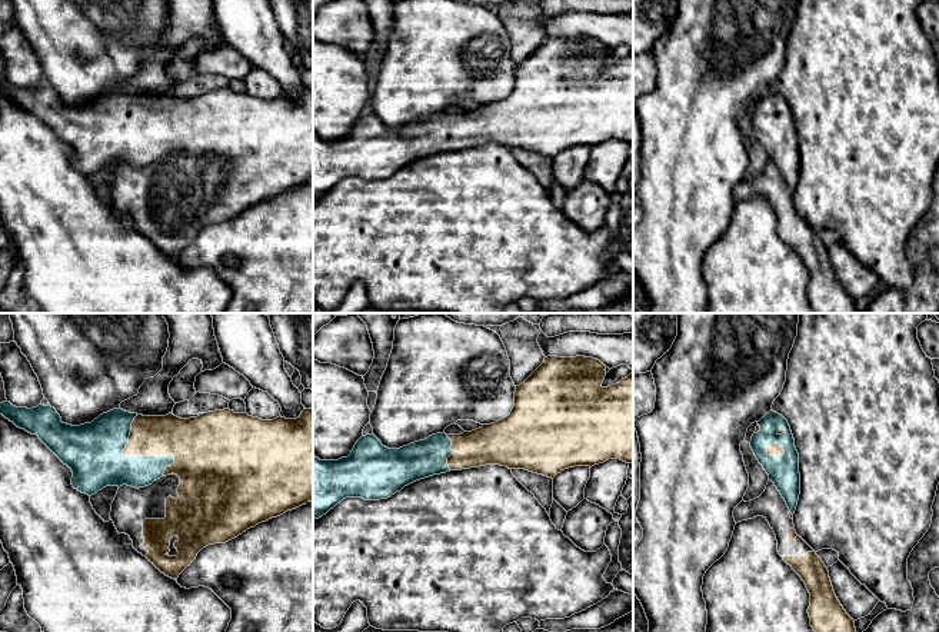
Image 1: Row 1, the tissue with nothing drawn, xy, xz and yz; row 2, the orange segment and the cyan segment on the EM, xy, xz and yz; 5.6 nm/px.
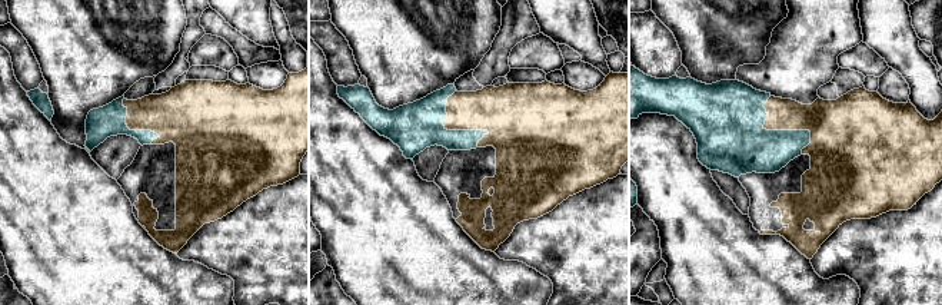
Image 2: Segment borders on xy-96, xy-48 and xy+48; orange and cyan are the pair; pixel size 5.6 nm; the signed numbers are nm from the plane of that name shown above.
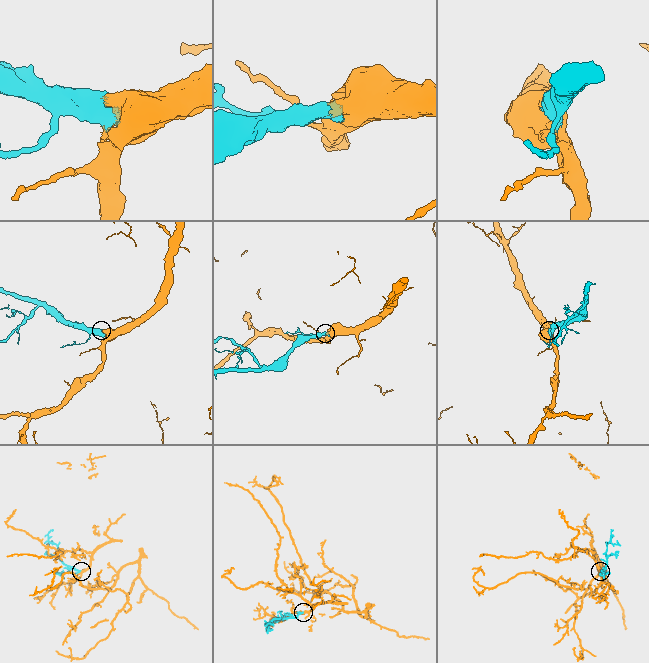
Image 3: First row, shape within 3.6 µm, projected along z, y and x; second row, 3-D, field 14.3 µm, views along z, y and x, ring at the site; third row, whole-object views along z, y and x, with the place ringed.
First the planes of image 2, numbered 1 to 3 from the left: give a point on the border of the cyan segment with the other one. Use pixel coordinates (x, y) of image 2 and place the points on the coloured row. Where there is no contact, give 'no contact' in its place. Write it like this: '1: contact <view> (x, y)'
1: contact xy-96 (133, 129)
2: contact xy-48 (453, 129)
3: contact xy+48 (782, 129)

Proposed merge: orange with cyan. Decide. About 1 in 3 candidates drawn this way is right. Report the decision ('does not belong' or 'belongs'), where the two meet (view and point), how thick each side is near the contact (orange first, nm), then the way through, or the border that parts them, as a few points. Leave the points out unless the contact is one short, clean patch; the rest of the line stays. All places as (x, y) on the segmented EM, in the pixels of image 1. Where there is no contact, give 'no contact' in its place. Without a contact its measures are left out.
belongs; meets orange in xy at (139, 455); 220 nm thick on the orange side, 320 nm on the other

